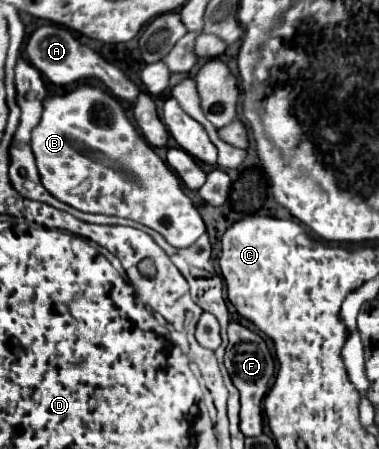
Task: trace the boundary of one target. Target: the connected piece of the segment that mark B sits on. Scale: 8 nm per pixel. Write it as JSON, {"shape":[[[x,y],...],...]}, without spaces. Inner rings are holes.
{"shape":[[[82,84],[72,92],[44,98],[42,106],[42,118],[32,130],[32,150],[42,184],[52,196],[84,212],[122,216],[140,222],[160,232],[166,242],[176,248],[186,248],[202,234],[206,234],[206,224],[190,196],[184,192],[180,178],[170,168],[166,168],[166,162],[162,162],[154,148],[148,146],[144,136],[138,132],[138,128],[128,120],[122,102],[114,98],[104,86]],[[106,176],[110,178],[110,184],[102,186]]]}

